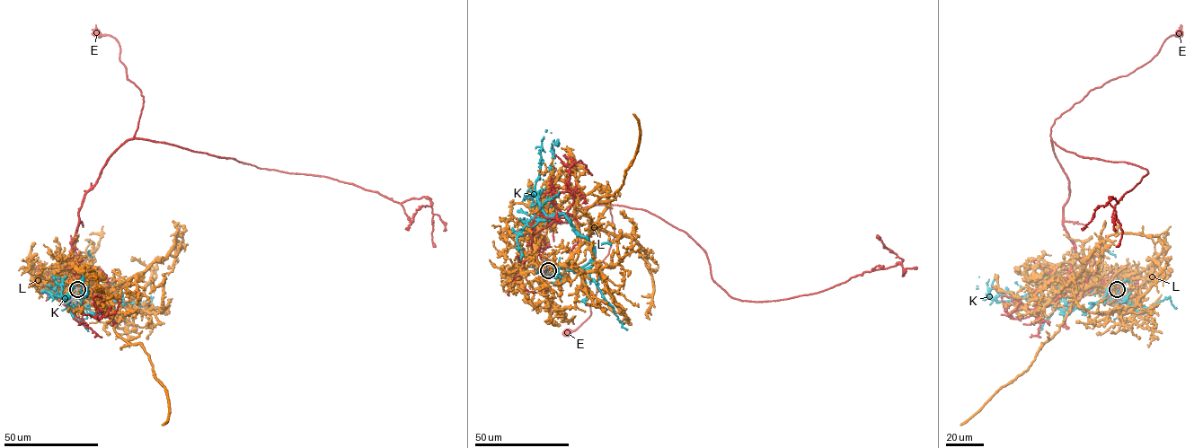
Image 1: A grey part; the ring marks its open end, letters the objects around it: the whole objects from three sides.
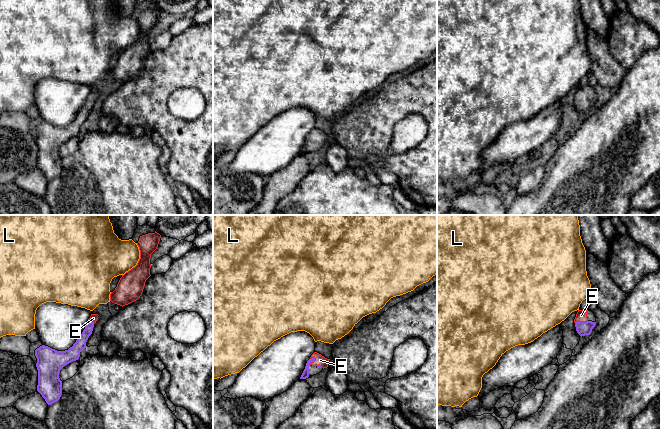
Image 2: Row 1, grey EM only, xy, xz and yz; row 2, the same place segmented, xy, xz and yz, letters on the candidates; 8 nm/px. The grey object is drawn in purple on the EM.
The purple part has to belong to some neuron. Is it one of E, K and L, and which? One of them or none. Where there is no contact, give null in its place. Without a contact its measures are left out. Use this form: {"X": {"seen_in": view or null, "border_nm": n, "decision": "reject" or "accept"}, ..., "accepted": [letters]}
{"E": {"seen_in": "xz", "border_nm": 80, "decision": "accept"}, "K": {"seen_in": null, "decision": "reject"}, "L": {"seen_in": null, "decision": "reject"}, "accepted": ["E"]}

